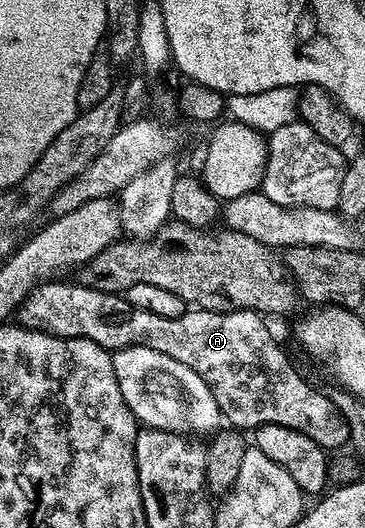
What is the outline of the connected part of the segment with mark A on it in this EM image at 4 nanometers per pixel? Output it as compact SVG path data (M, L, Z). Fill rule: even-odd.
M63 282L41 284L28 294L23 307L17 313L18 323L22 327L36 328L38 332L48 332L54 336L85 338L108 350L141 346L161 351L178 362L185 363L190 370L201 376L216 396L217 406L232 429L254 430L266 424L276 424L313 438L313 442L317 442L325 450L339 450L342 449L339 448L342 444L348 443L349 426L345 418L341 418L333 402L325 398L322 390L303 381L302 374L291 365L282 346L271 337L271 332L263 321L266 319L260 313L188 310L181 314L181 318L161 318L159 314L149 314L149 310L137 310L137 306L130 304L122 295L102 292L82 282L59 283Z

